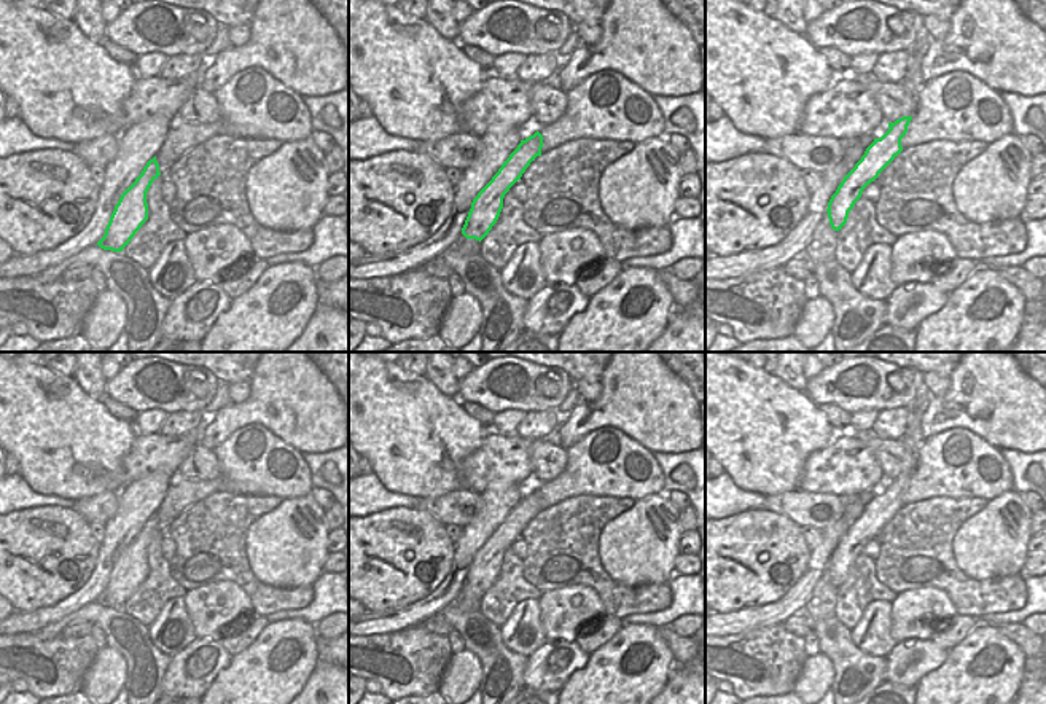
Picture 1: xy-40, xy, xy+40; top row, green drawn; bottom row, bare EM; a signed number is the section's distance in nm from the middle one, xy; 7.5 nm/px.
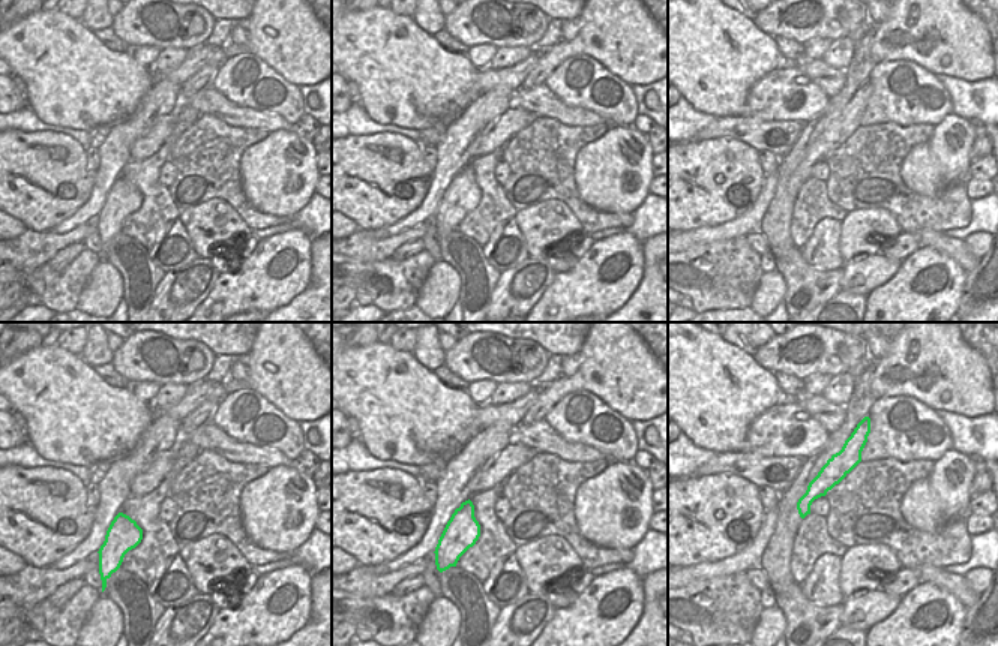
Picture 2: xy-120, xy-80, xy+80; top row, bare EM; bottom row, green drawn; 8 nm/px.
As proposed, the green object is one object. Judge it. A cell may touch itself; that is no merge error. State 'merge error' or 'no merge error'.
no merge error

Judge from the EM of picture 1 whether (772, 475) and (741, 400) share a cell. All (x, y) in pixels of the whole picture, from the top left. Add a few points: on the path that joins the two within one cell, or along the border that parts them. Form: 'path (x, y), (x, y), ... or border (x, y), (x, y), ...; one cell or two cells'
path (766, 456), (761, 432), (749, 419); one cell

